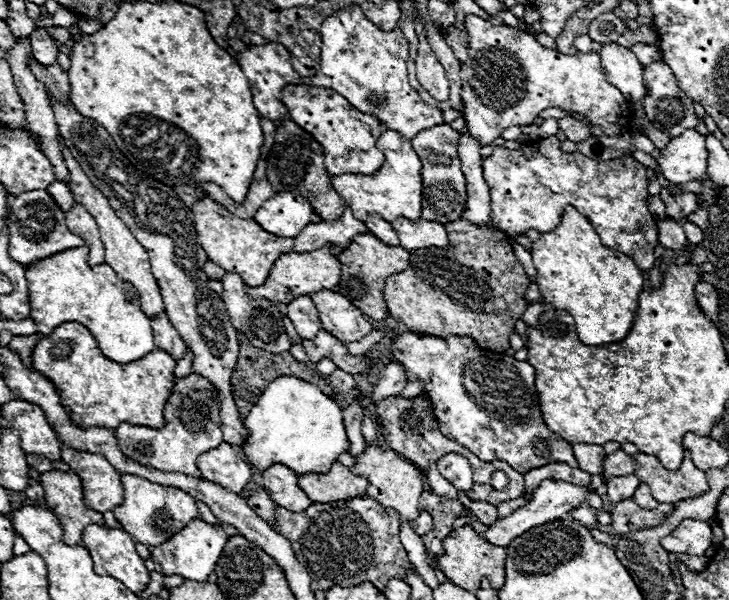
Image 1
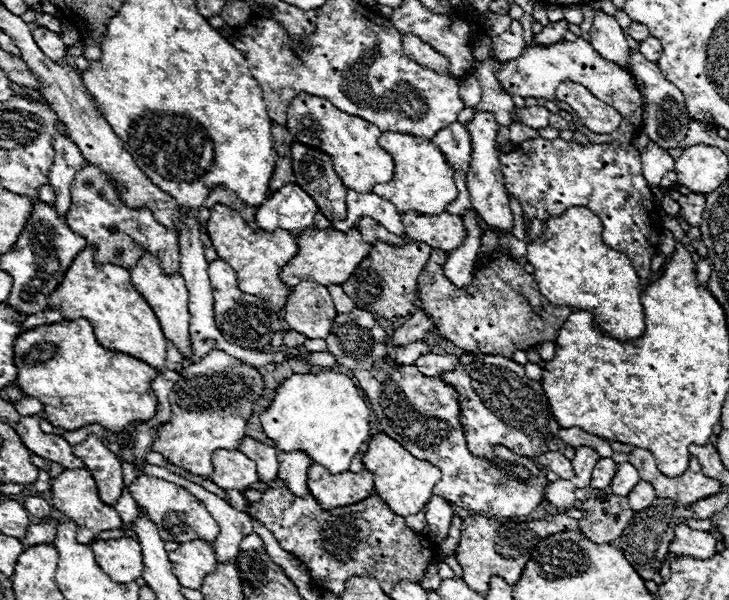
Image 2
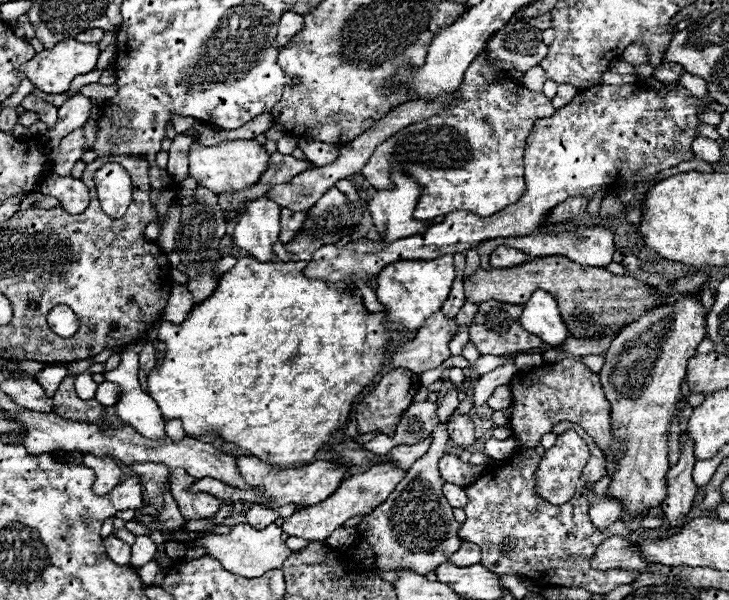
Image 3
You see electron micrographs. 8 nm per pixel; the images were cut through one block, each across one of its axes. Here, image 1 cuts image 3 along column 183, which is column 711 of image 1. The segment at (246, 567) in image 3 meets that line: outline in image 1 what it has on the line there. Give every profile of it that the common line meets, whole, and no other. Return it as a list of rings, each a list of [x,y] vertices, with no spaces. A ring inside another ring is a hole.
[[[686,518],[668,536],[660,540],[666,552],[702,556],[712,544],[712,528],[708,522]]]

